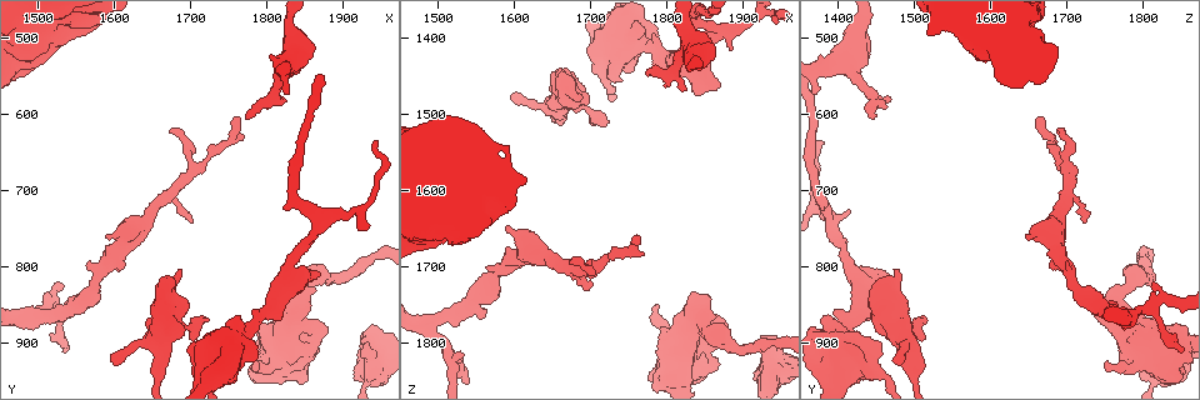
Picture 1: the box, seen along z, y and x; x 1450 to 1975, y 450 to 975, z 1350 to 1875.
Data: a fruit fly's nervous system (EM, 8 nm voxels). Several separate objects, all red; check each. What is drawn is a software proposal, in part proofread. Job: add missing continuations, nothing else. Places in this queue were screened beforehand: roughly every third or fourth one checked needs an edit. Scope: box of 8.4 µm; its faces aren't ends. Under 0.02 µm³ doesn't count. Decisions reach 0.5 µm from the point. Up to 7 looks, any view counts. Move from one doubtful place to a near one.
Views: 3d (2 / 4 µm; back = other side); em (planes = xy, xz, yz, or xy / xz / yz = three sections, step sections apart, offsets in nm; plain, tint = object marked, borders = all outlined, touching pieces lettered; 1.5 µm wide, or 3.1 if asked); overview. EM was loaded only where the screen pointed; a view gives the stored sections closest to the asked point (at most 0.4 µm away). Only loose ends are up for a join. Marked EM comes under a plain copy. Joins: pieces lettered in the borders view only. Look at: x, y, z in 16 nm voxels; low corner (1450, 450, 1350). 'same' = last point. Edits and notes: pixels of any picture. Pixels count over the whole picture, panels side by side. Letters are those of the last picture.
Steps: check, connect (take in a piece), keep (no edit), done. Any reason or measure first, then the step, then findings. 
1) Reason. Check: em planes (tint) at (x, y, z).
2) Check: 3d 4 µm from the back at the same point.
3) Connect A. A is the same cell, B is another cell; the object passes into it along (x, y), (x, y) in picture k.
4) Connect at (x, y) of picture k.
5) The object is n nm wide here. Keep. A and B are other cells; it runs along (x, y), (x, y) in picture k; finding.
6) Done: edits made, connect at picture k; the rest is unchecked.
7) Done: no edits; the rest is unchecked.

Branch stops here. Check: em planes (borders) at (1690, 805, 1475).

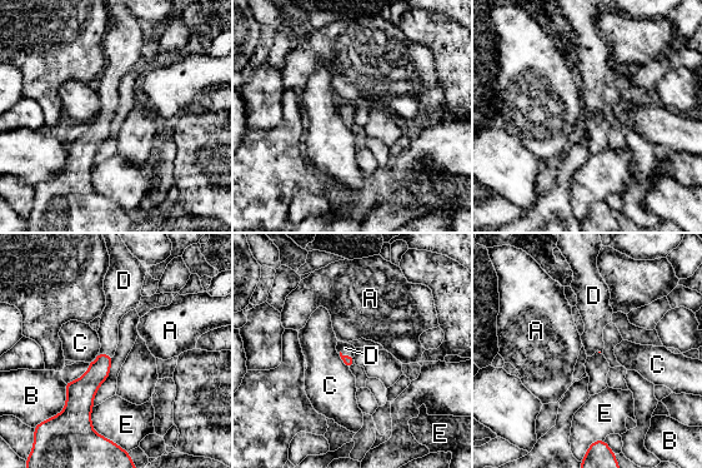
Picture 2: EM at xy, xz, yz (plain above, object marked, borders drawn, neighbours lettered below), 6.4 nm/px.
Connect D. D is the same cell, A, B, C and E are other cells; the object passes into it along (85, 387), (100, 352), (111, 315) in picture 2; it goes on there.

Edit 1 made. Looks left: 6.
Branch stops here. Check: em planes (tint) at (1595, 920, 1480).

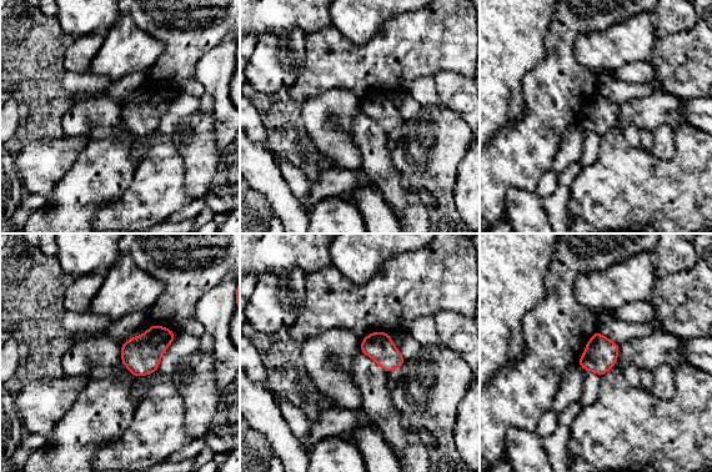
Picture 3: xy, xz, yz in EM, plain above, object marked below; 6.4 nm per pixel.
See the neighbours. Check: em planes (borders) at the same point.

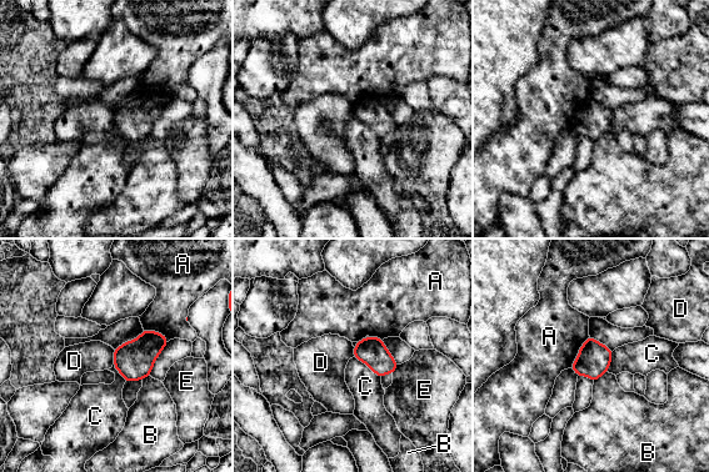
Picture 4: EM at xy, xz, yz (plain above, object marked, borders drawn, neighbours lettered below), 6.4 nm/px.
Keep. A, B, C, D and E are other cells; a border runs along (113, 350), (114, 363) in picture 4; none of them fits.

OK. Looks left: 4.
An open end. Check: em 3.1 µm yz step 8 (borders) at (1925, 920, 1785).

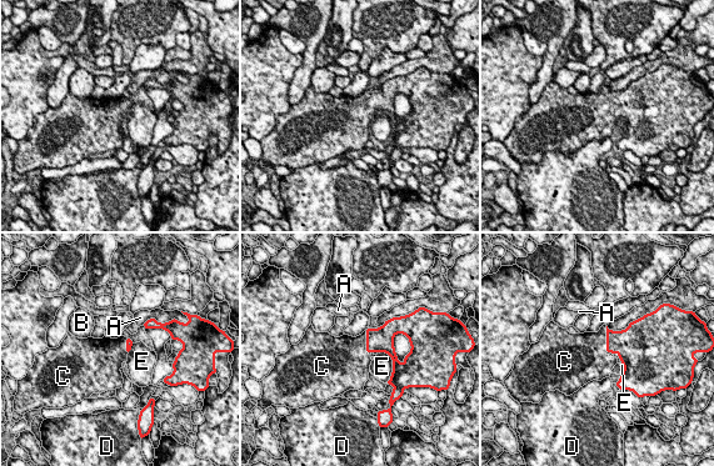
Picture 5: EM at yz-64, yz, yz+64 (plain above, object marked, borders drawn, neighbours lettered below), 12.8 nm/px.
Check: em 3.1 µm planes (borders) at the same point.

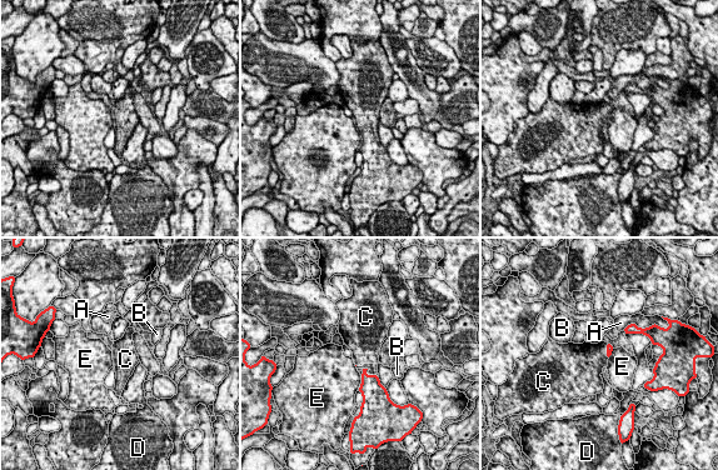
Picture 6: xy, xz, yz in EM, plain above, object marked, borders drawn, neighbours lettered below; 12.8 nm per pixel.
Connect C. C is the same cell, A, B, D and E are other cells; it goes on there.

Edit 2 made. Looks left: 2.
Done: edits made, connect at picture 2, connect at picture 6; the rest is unchecked.

